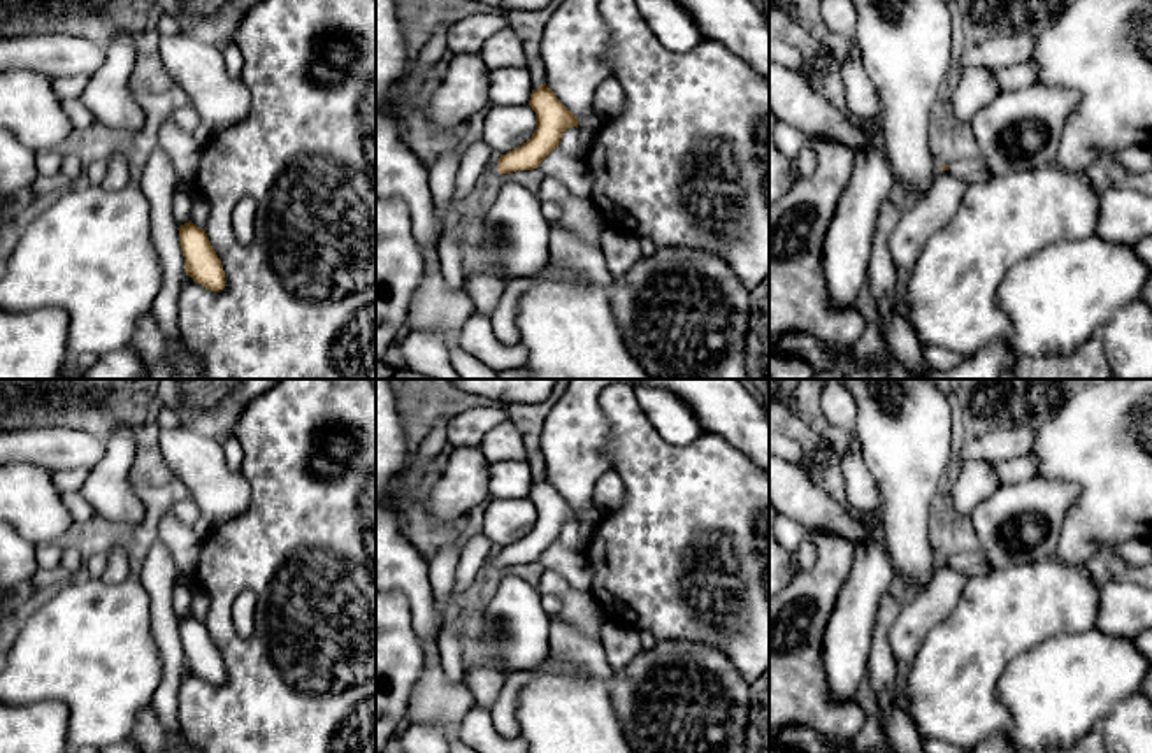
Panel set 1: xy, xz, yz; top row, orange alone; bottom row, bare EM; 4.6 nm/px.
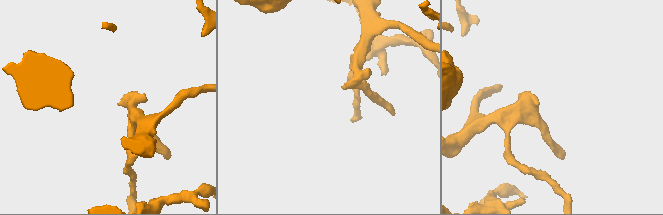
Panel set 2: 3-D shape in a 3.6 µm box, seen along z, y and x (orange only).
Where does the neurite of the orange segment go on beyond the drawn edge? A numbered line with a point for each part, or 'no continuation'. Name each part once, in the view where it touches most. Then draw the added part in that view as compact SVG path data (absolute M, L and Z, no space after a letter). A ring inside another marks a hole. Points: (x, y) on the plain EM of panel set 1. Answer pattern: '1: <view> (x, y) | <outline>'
1: yz (973, 564) | M980 551L968 555L955 555L948 560L948 565L964 572L969 577L978 577L994 572L992 565Z

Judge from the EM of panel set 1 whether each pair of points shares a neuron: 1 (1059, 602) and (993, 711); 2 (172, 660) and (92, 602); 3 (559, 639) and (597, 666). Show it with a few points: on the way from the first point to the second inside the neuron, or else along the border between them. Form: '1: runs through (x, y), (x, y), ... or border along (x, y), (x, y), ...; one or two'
1: runs through (1029, 623), (987, 666), (987, 681); one
2: border along (150, 611), (162, 664), (162, 680), (155, 692); two
3: runs through (568, 643), (589, 660); one

